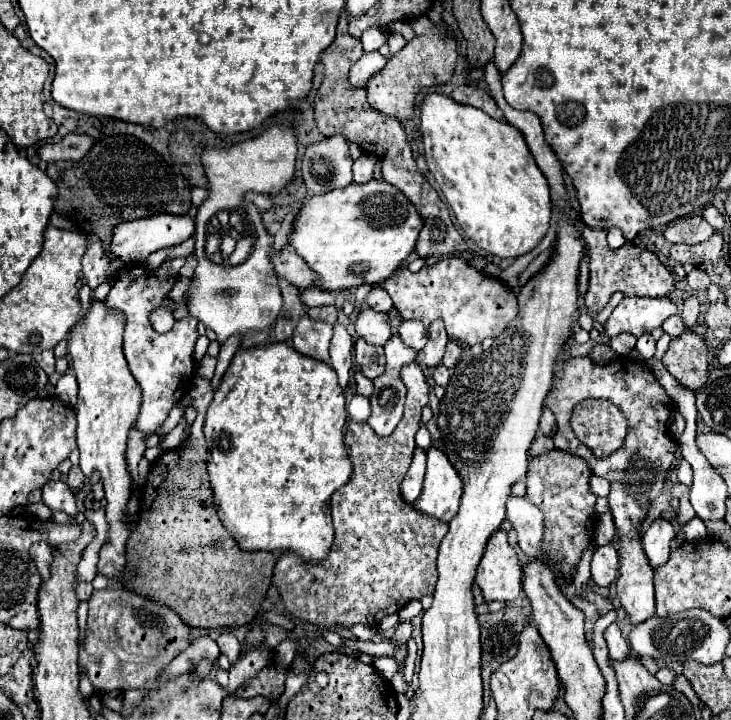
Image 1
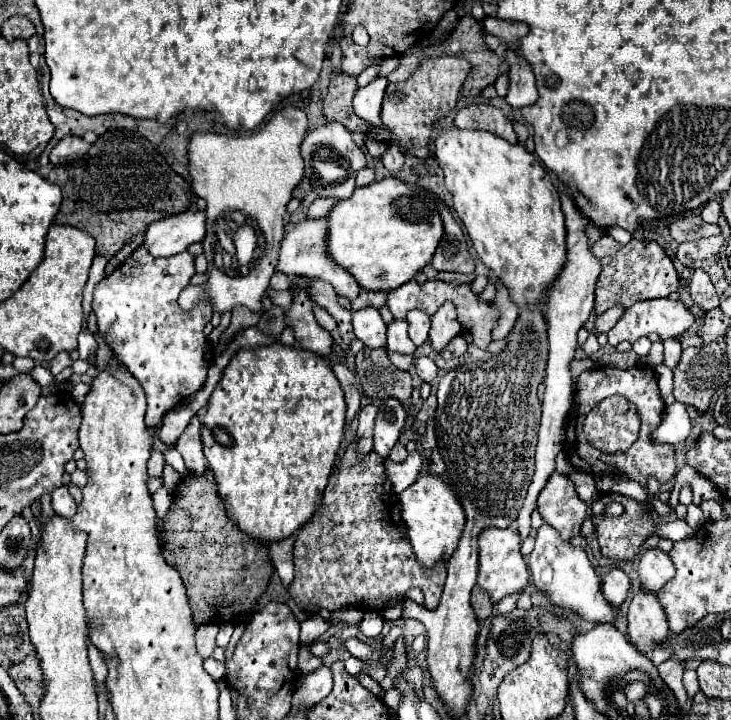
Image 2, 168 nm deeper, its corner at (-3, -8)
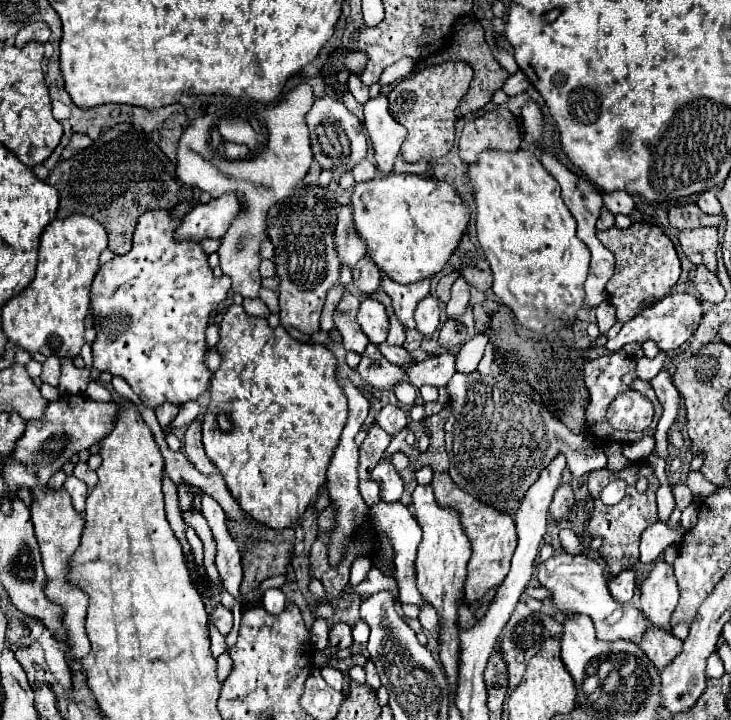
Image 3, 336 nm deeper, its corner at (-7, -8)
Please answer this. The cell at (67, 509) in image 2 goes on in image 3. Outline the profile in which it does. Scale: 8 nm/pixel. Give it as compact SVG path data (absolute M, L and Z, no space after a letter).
M71 476L71 478L65 480L63 488L69 492L69 496L71 496L71 500L73 500L73 508L75 508L77 512L83 512L83 508L85 508L85 498L87 498L87 492L89 492L87 486L85 486L81 480L77 480L75 476Z

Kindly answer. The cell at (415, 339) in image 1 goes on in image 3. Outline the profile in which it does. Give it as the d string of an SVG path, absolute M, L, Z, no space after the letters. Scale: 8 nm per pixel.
M435 296L423 298L415 308L415 322L417 330L423 336L431 336L439 326L439 302Z

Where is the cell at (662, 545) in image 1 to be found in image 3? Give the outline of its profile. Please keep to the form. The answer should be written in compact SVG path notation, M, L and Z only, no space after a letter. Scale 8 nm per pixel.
M663 560L655 562L647 578L641 582L639 590L641 590L641 610L649 618L649 622L659 628L671 630L669 618L679 600L673 568Z

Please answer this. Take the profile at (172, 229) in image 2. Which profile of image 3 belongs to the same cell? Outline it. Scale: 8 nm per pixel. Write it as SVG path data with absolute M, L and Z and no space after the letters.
M231 194L211 200L209 204L197 204L183 216L181 226L175 230L175 238L195 242L203 238L223 238L237 212L239 202Z

